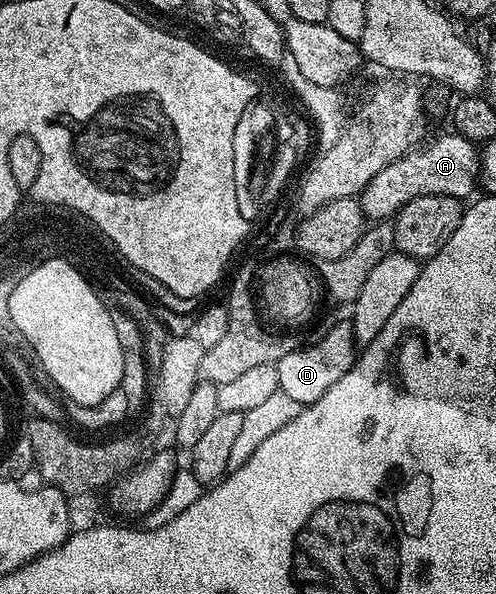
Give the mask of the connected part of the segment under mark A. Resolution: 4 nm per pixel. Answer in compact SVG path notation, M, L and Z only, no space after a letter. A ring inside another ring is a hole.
M448 133L448 135L440 136L439 139L432 140L427 147L421 147L407 151L405 155L392 161L392 165L384 165L384 169L380 169L380 173L376 173L376 177L372 177L372 181L368 181L368 185L360 196L362 214L367 220L389 220L400 208L408 205L408 201L421 195L447 195L466 201L475 194L475 192L473 193L474 187L476 191L480 183L480 151L472 140L466 140L455 133Z

